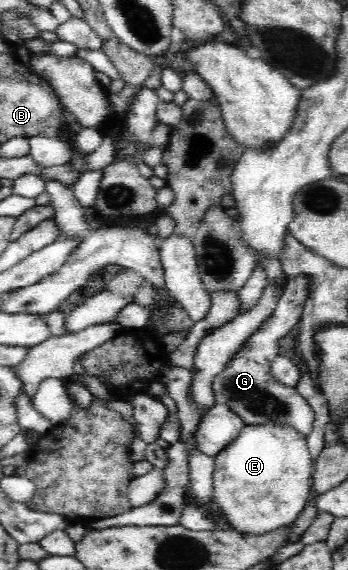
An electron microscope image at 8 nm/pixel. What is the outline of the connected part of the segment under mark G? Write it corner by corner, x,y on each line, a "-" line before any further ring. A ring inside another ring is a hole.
299,274
287,280
287,285
285,285
281,299
277,301
273,315
257,329
256,333
253,333
241,352
213,381
216,404
229,406
246,425
267,423
288,425
305,436
313,431
316,418
311,405
300,395
295,386
284,386
271,374
271,364
279,355
280,341
300,323
303,305
307,303
307,297
309,297
309,289
311,289
311,278
305,274

